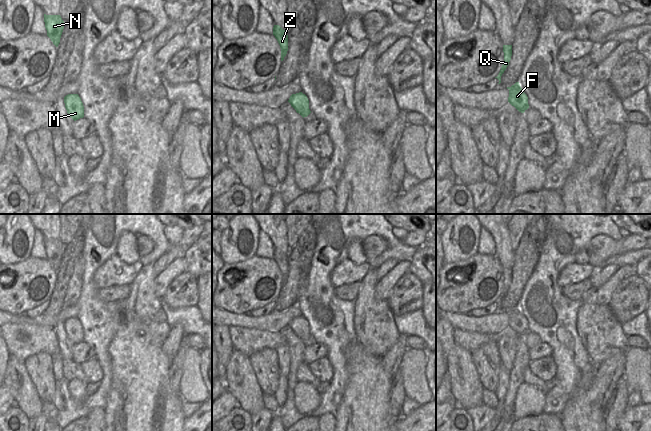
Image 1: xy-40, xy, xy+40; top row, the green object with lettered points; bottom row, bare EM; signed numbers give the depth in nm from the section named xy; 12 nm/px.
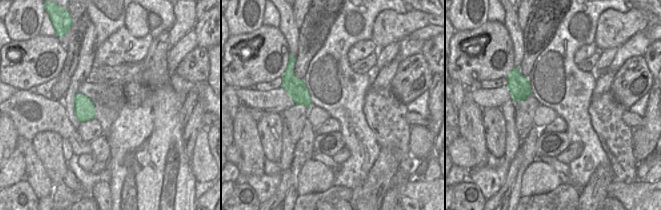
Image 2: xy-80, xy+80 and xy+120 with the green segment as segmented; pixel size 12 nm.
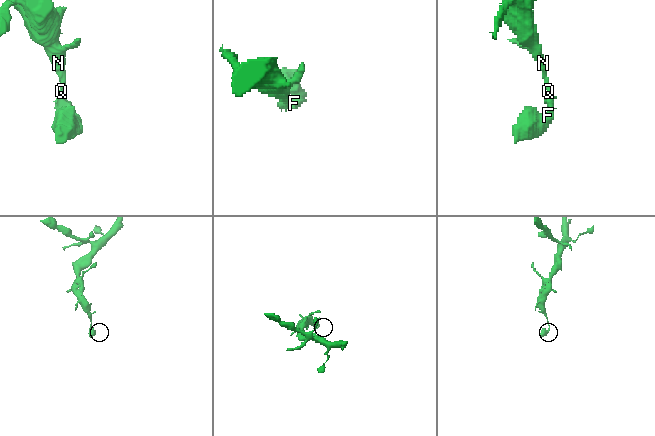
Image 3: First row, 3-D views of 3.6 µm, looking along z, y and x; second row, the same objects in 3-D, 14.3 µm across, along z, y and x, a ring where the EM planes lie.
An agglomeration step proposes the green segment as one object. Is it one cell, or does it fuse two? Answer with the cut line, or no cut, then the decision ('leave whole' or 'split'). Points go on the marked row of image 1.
no cut | leave whole

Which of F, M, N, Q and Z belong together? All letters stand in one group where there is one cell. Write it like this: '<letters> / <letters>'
F M N Q Z

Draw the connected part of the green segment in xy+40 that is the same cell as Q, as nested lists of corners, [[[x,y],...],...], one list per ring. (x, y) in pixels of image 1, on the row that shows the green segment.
[[[503,45],[503,52],[504,52],[504,62],[503,65],[501,67],[501,70],[498,74],[497,78],[499,80],[499,83],[501,83],[501,76],[504,73],[504,71],[506,70],[507,66],[509,65],[509,62],[511,60],[511,56],[512,56],[512,45]]]

